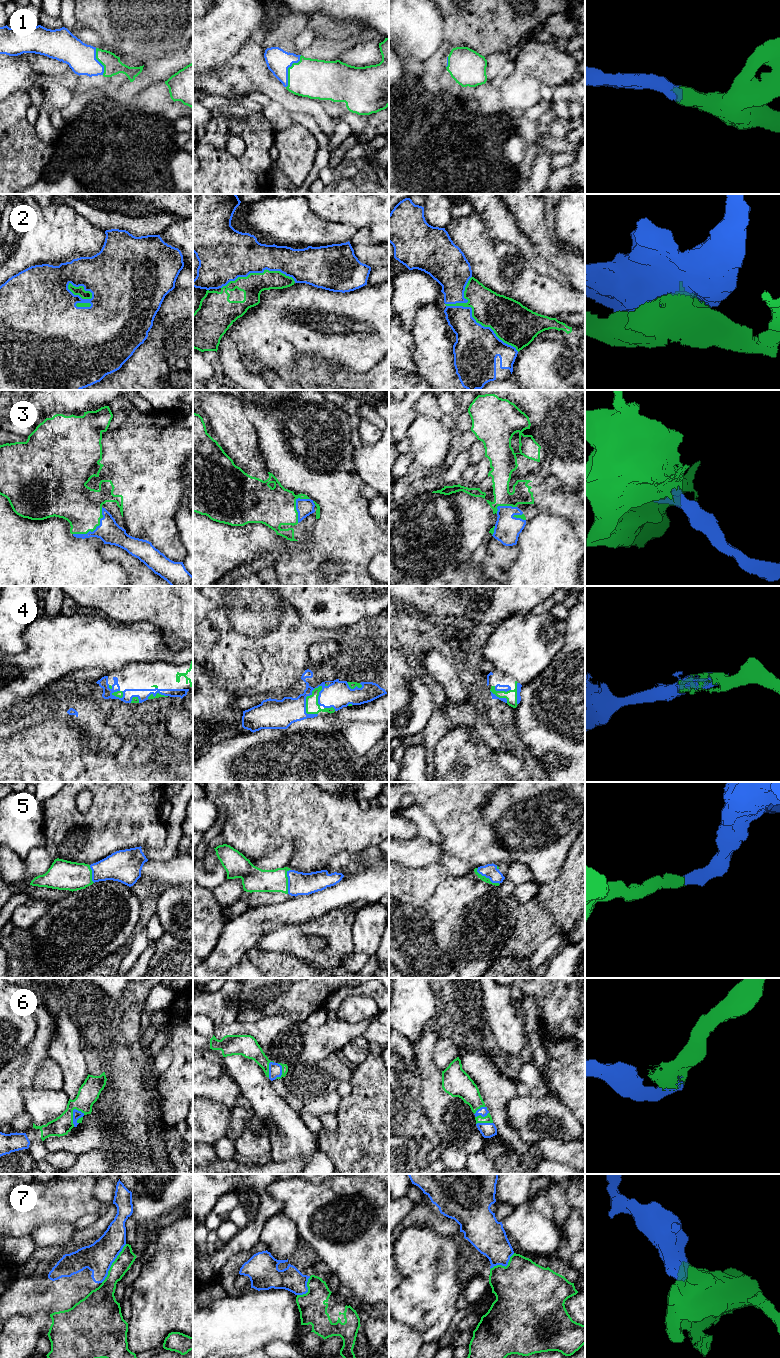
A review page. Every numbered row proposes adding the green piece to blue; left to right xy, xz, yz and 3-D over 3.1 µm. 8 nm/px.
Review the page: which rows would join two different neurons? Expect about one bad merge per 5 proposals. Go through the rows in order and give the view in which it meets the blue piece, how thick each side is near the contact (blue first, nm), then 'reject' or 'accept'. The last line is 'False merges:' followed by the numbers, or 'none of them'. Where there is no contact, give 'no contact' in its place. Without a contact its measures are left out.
1: meets blue in xz; 200 nm thick on the blue side, 320 nm on the other; accept
2: meets blue in yz; 280 nm thick on the blue side, 280 nm on the other; reject
3: meets blue in xy; 180 nm thick on the blue side, 320 nm on the other; accept
4: meets blue in xz; 240 nm thick on the blue side, 110 nm on the other; accept
5: meets blue in yz; 120 nm thick on the blue side, 50 nm on the other; accept
6: meets blue in xy; 70 nm thick on the blue side, 170 nm on the other; accept
7: meets blue in xy; 240 nm thick on the blue side, 140 nm on the other; reject
False merges: 2, 7

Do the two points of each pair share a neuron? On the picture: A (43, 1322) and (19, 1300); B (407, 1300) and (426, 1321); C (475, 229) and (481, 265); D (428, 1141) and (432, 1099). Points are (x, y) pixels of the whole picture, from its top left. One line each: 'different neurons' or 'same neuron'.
A: different neurons
B: same neuron
C: same neuron
D: different neurons

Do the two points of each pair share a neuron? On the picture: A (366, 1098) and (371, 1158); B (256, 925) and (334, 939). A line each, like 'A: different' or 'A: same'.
A: same
B: different

